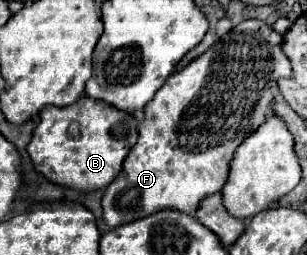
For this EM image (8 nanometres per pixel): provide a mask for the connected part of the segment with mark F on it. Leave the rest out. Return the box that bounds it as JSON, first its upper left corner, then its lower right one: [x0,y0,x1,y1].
[103,20,291,228]

